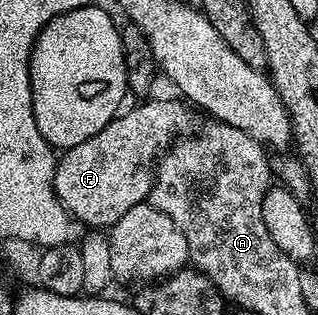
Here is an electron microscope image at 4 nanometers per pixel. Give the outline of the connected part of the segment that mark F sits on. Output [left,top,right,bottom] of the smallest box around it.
[55,98,189,229]

